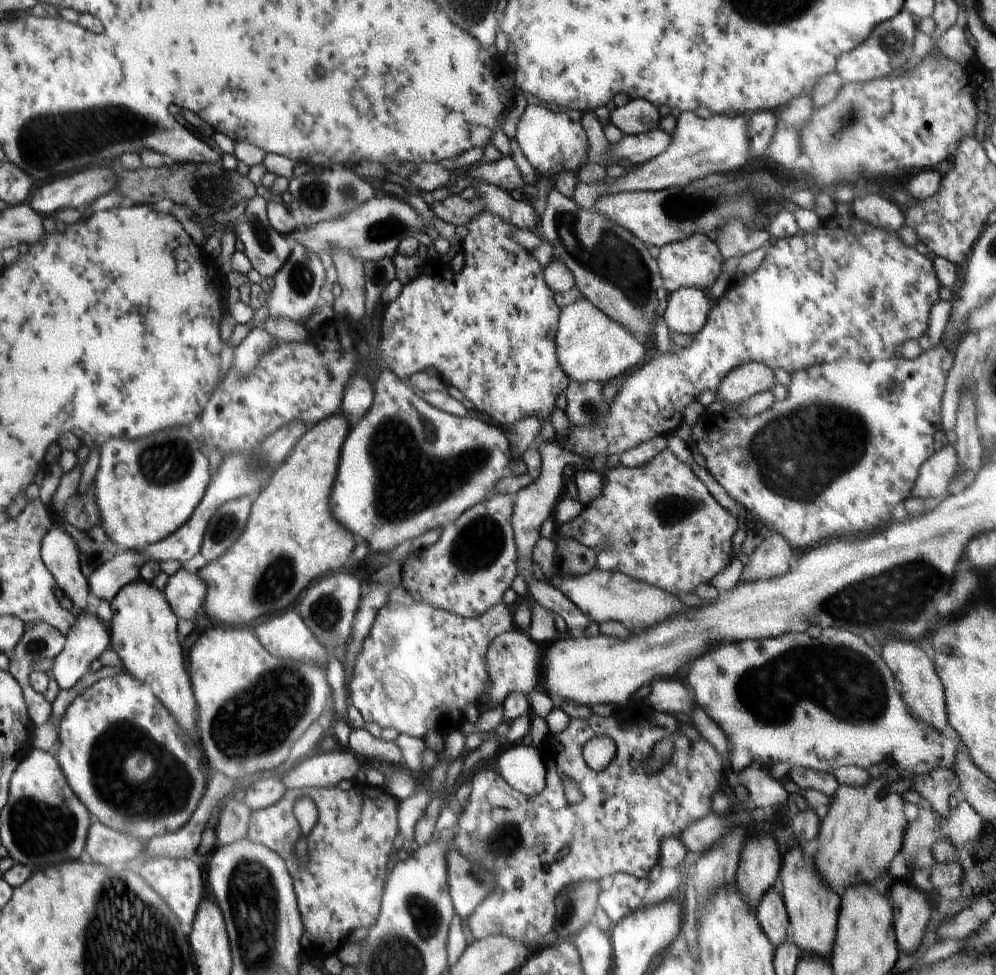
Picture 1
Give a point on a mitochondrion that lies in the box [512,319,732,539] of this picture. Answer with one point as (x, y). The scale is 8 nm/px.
(680, 504)

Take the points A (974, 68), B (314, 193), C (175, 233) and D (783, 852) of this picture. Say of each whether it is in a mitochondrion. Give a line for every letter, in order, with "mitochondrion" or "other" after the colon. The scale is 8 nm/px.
A: other
B: mitochondrion
C: other
D: other

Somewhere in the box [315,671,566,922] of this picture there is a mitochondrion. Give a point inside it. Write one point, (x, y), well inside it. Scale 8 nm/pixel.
(502, 840)

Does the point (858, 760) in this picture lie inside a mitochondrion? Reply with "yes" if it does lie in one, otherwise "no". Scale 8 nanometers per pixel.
no

